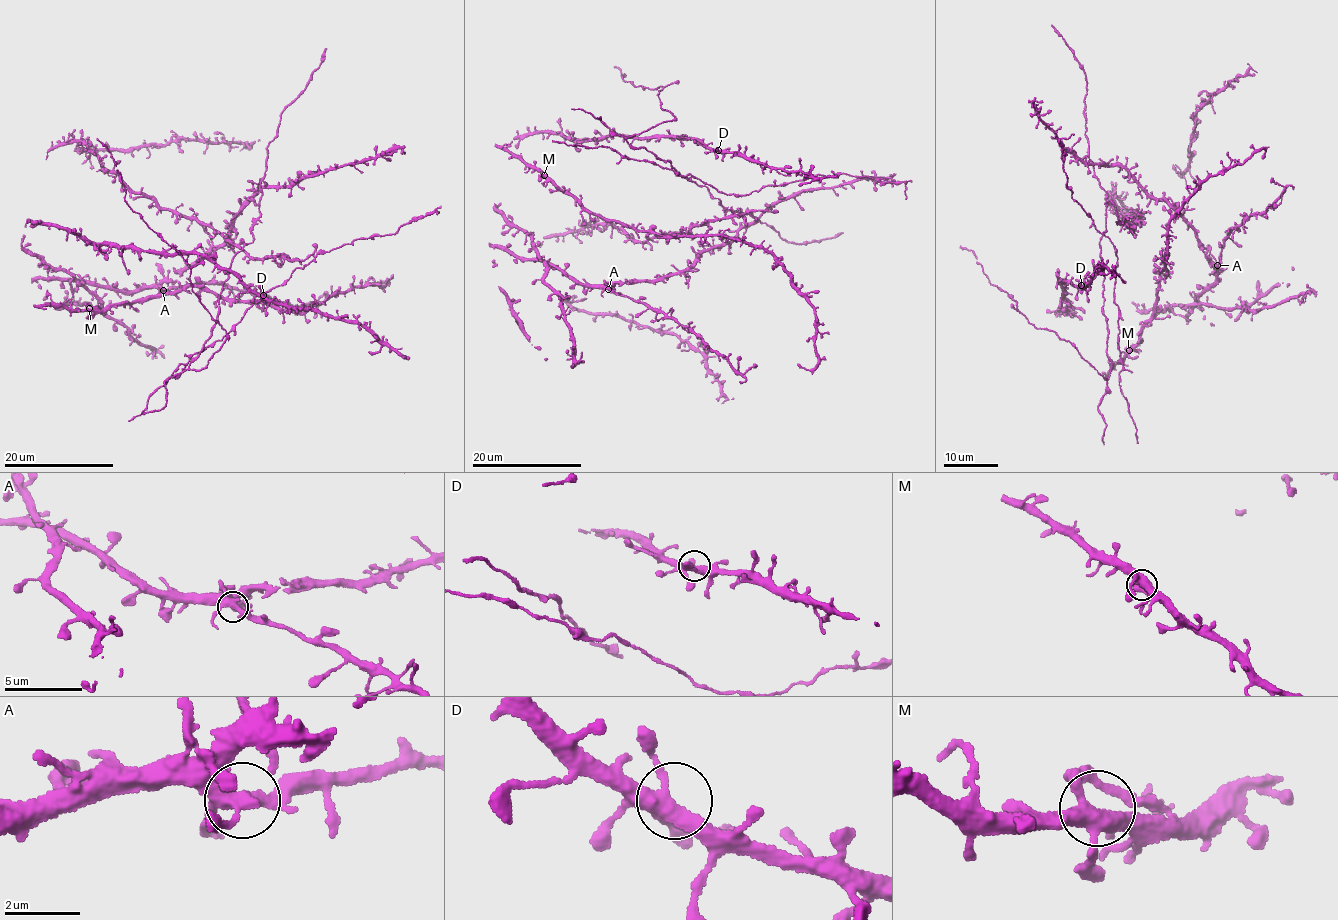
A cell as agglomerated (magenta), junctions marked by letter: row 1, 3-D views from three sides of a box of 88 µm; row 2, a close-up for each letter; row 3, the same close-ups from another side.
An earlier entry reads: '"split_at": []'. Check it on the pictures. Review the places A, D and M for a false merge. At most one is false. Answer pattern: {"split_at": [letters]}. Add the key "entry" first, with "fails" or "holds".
{"entry": "holds", "split_at": []}

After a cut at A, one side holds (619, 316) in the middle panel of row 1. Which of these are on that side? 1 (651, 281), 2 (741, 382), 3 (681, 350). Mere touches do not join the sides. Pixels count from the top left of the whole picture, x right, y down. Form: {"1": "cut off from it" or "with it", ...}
{"1": "with it", "2": "cut off from it", "3": "with it"}

